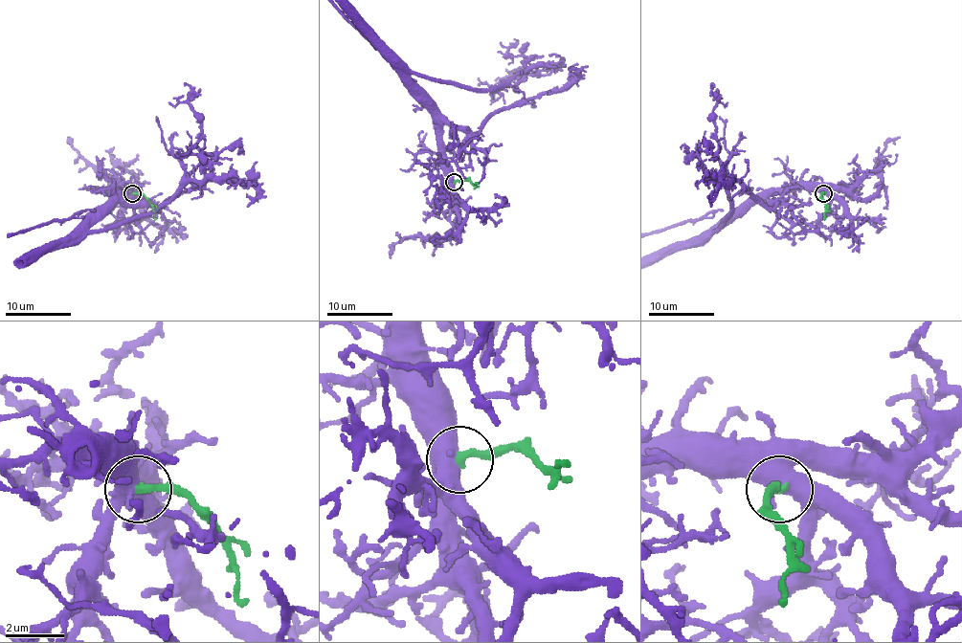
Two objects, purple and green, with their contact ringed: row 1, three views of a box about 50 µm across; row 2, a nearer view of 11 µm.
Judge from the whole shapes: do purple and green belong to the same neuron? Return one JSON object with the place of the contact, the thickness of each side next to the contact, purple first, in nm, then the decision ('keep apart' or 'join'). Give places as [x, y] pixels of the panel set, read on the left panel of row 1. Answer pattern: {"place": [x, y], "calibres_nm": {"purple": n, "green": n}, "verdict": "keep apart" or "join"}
{"place": [132, 193], "calibres_nm": {"purple": 550, "green": 300}, "verdict": "join"}

